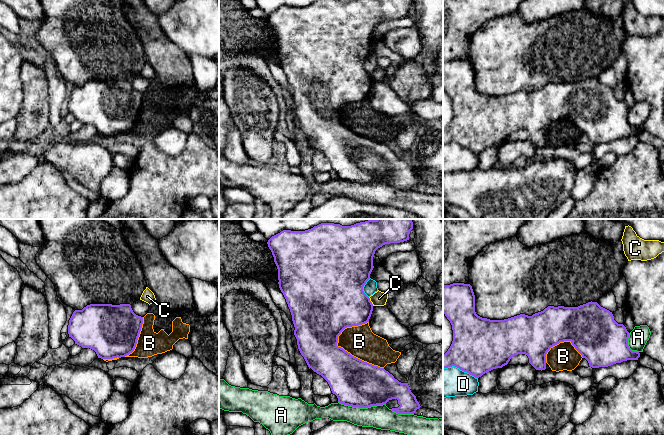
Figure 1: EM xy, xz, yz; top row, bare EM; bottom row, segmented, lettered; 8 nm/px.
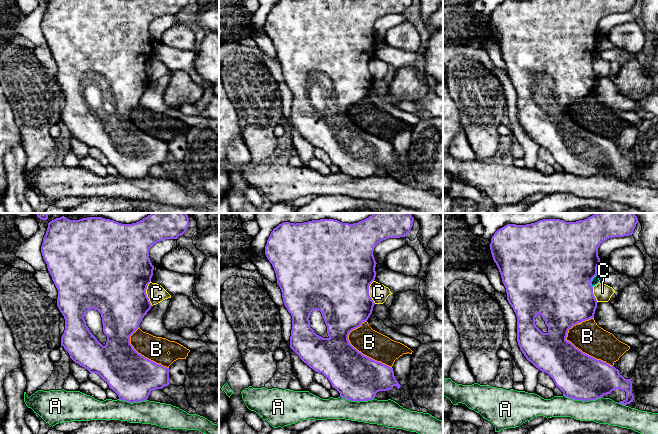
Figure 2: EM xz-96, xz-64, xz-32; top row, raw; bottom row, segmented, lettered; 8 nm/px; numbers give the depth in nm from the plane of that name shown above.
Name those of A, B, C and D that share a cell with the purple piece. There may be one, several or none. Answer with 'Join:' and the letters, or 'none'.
Join: none

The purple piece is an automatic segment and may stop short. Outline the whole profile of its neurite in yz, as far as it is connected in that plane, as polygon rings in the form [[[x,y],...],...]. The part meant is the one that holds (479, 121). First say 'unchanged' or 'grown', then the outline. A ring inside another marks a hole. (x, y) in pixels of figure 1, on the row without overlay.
unchanged; [[[470,60],[443,61],[443,89],[450,97],[453,117],[443,130],[443,145],[455,142],[475,154],[507,141],[518,130],[525,130],[536,146],[546,145],[546,130],[560,118],[570,117],[592,144],[608,143],[627,136],[638,136],[640,129],[628,122],[630,109],[614,96],[612,88],[597,78],[578,83],[548,82],[528,92],[520,90],[504,96],[490,96],[475,88],[475,71]]]

